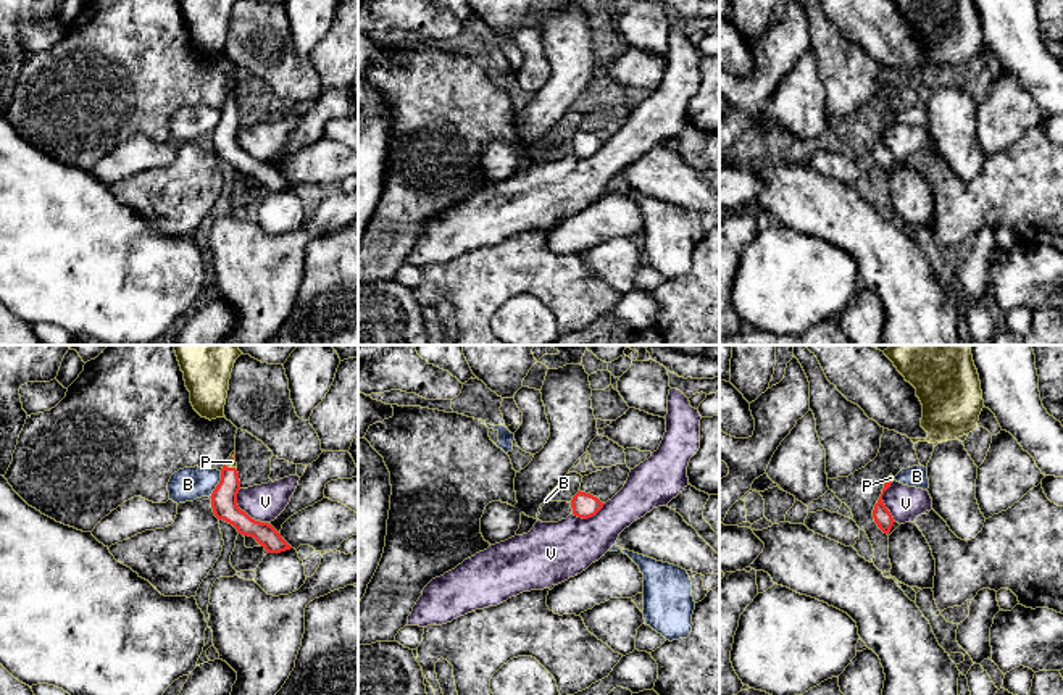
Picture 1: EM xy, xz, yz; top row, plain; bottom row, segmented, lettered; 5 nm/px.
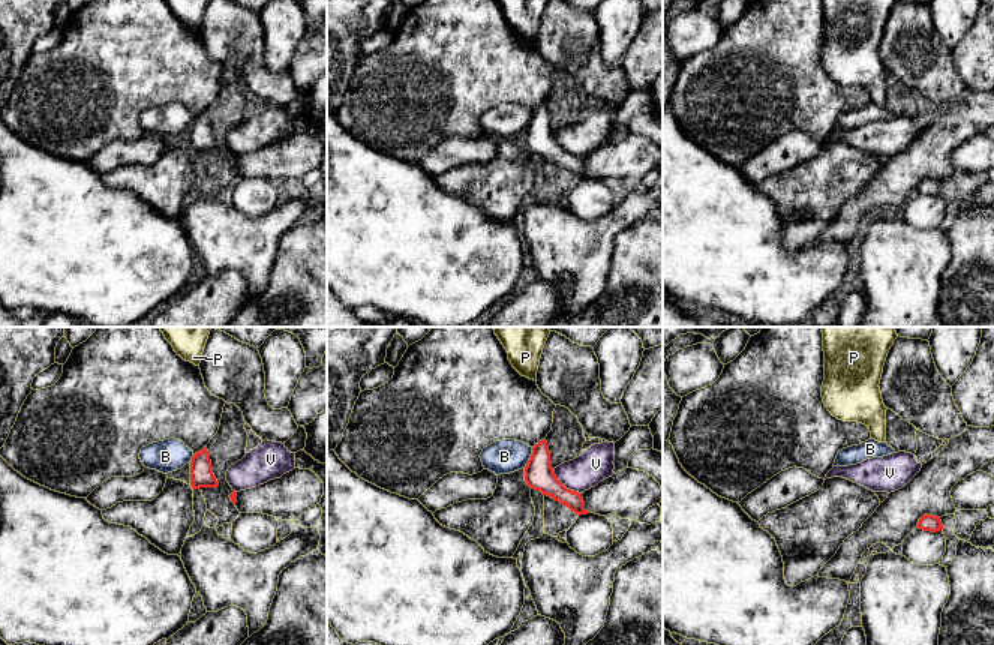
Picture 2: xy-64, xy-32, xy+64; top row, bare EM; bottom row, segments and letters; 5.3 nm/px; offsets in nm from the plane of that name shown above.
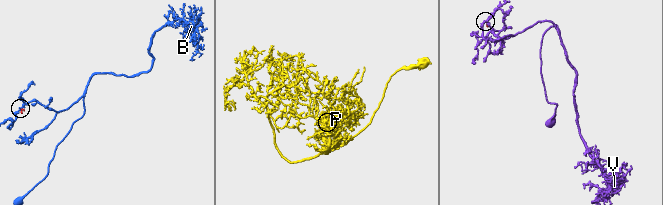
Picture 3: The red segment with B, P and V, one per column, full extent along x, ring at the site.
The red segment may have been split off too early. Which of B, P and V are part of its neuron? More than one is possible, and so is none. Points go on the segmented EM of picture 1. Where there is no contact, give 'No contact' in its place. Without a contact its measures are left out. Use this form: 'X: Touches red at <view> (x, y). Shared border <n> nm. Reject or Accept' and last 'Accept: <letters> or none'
B: Touches red at xy (218, 484). Shared border 150 nm. Reject
P: Touches red at xy (231, 468). Shared border 70 nm. Accept
V: Touches red at xy (244, 511). Shared border 220 nm. Reject
Accept: P

